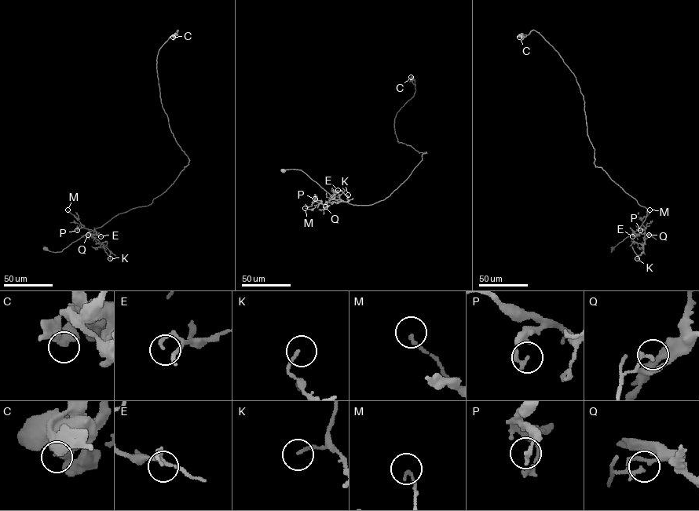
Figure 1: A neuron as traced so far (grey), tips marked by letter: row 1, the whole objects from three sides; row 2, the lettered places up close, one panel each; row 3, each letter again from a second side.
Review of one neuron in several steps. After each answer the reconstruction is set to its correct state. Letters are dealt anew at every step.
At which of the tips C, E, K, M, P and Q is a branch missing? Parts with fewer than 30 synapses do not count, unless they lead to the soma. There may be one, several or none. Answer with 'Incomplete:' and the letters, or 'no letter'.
Incomplete: no letter

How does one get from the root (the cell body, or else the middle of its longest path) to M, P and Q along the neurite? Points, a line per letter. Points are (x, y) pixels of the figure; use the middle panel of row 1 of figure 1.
M: (283, 171), (301, 169), (331, 195), (324, 203), (315, 199), (311, 206), (305, 208)
P: (283, 171), (301, 169), (331, 195), (323, 204), (315, 198)
Q: (283, 171), (301, 169), (316, 181), (331, 195), (325, 206)

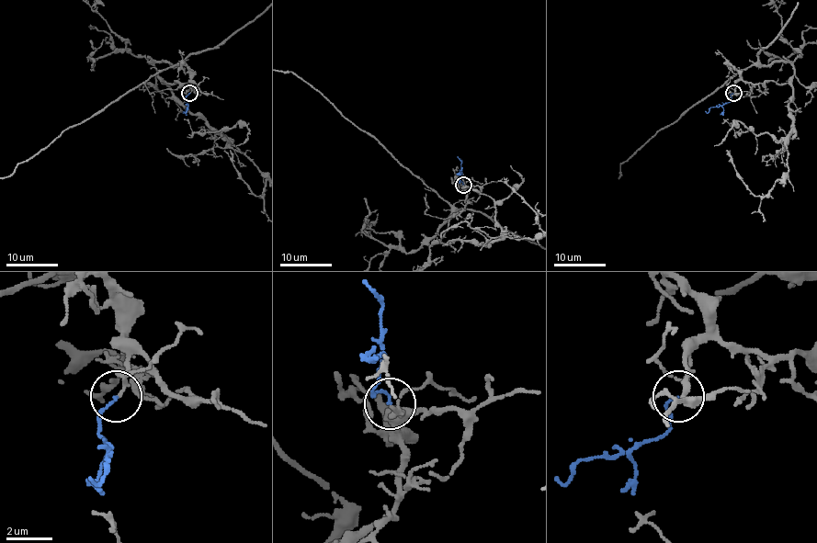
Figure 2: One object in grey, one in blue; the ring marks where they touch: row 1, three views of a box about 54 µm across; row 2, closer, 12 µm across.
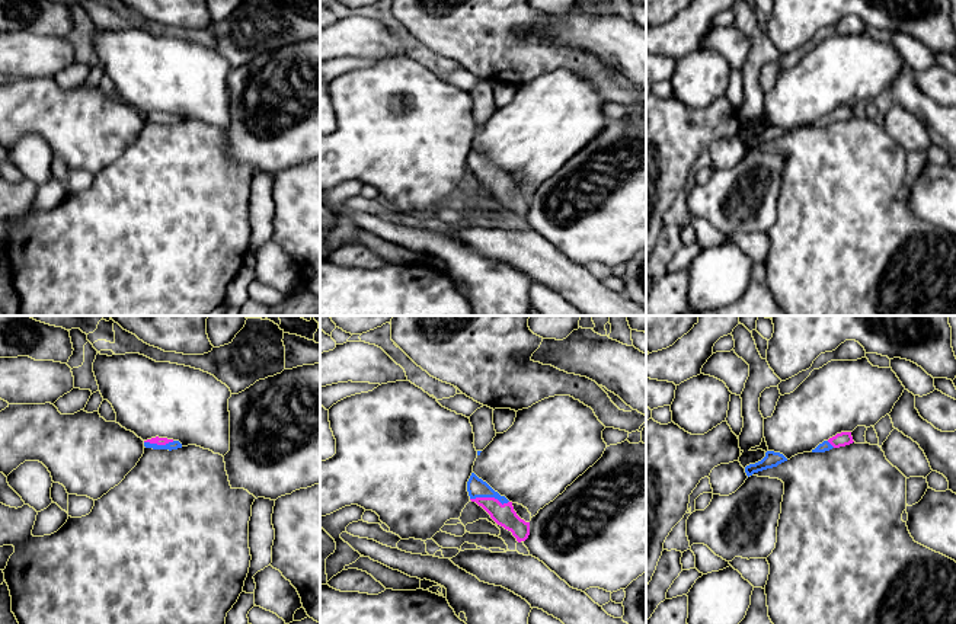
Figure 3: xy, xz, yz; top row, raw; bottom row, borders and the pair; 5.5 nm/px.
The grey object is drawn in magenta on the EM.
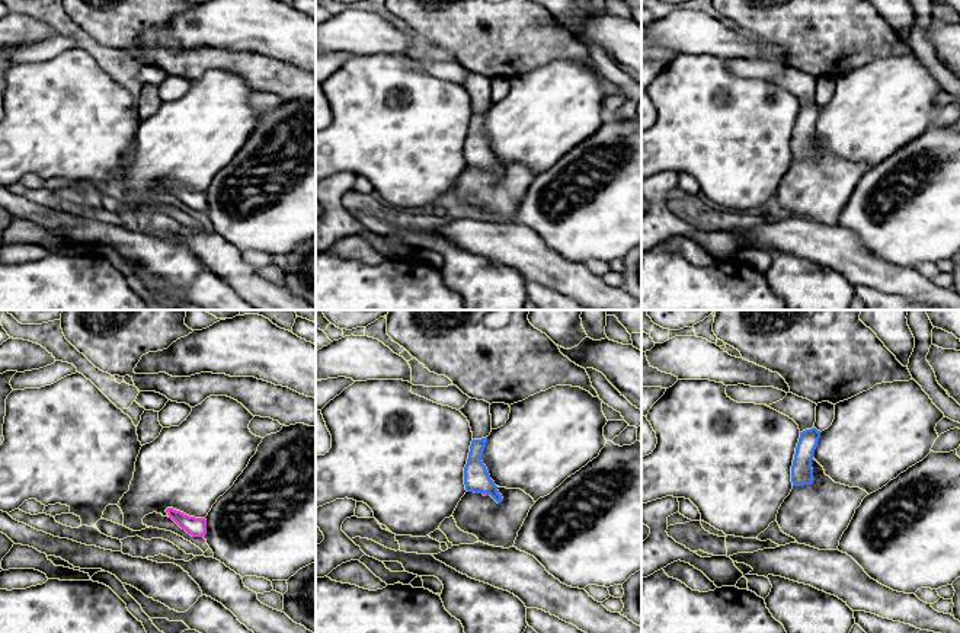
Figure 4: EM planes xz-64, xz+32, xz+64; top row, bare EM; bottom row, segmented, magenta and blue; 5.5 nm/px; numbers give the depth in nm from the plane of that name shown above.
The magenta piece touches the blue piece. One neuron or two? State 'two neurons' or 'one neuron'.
one neuron

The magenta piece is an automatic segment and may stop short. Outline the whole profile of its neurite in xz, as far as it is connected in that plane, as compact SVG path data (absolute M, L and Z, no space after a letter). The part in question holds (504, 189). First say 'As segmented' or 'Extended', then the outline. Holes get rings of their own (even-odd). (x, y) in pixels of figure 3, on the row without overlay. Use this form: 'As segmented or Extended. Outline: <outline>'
Extended. Outline: M471 147L467 156L467 166L471 176L482 180L490 192L505 204L511 205L518 217L530 209L530 196L521 193L514 185L512 176L495 166L486 156Z

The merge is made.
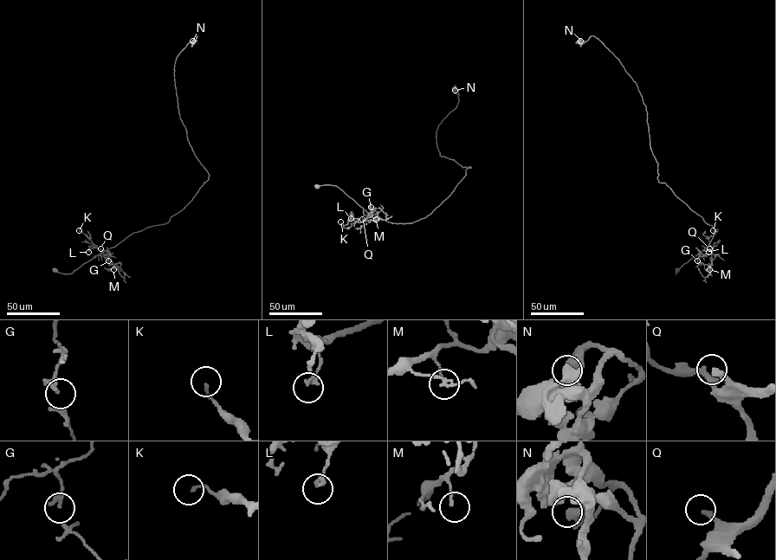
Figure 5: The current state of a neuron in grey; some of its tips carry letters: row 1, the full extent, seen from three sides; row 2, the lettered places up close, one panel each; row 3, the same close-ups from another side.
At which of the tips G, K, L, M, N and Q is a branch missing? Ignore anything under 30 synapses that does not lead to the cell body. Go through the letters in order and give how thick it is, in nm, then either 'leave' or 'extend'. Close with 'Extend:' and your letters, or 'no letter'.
G: 180 nm thick; leave
K: 140 nm thick; leave
L: 200 nm thick; leave
M: 110 nm thick; leave
N: 500 nm thick; leave
Q: 240 nm thick; extend
Extend: Q

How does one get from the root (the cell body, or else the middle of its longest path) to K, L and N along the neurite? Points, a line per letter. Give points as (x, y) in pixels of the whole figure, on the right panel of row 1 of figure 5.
K: (677, 270), (675, 273), (699, 253), (713, 248), (708, 240), (715, 234), (713, 230)
L: (677, 270), (675, 273), (699, 253), (712, 247), (708, 252)
N: (677, 270), (675, 273), (704, 249), (714, 228), (659, 182), (646, 106), (636, 83), (598, 38), (580, 41)

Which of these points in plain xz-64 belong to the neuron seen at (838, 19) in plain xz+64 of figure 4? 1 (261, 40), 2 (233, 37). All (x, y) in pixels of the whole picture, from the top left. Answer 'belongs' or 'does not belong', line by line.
1: does not belong
2: does not belong

